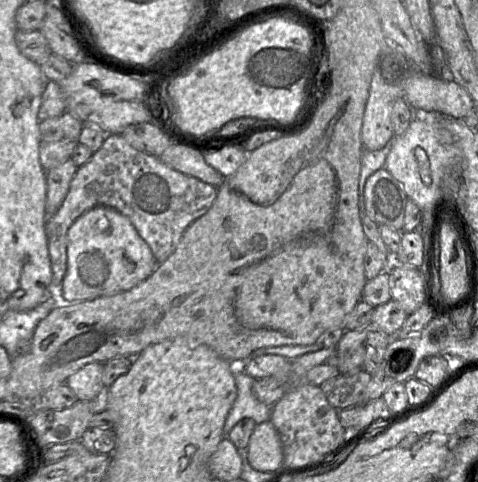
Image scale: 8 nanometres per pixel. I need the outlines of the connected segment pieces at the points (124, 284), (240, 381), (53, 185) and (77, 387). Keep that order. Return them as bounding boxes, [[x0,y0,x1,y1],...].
[[58,206,158,302],[223,368,272,437],[46,157,77,220],[66,362,106,401]]

